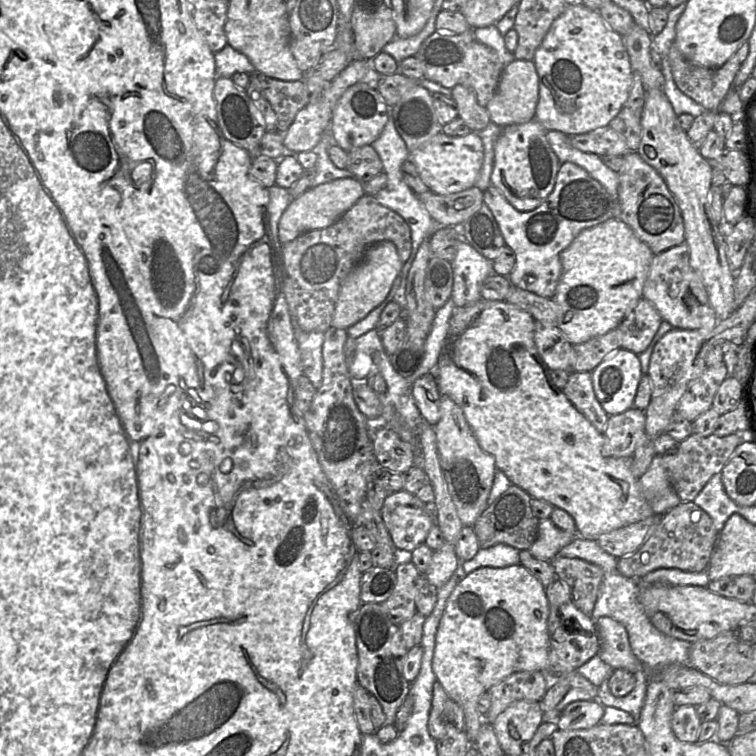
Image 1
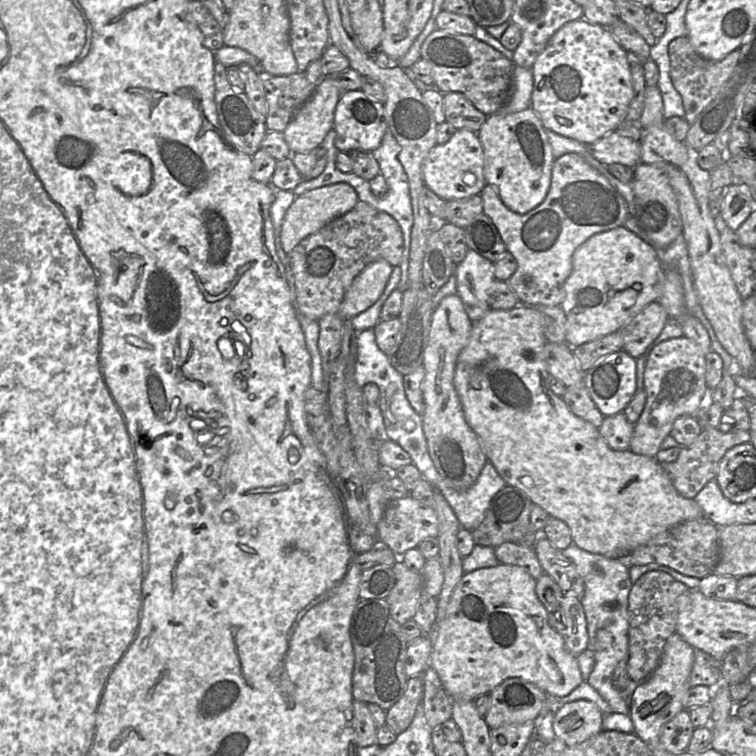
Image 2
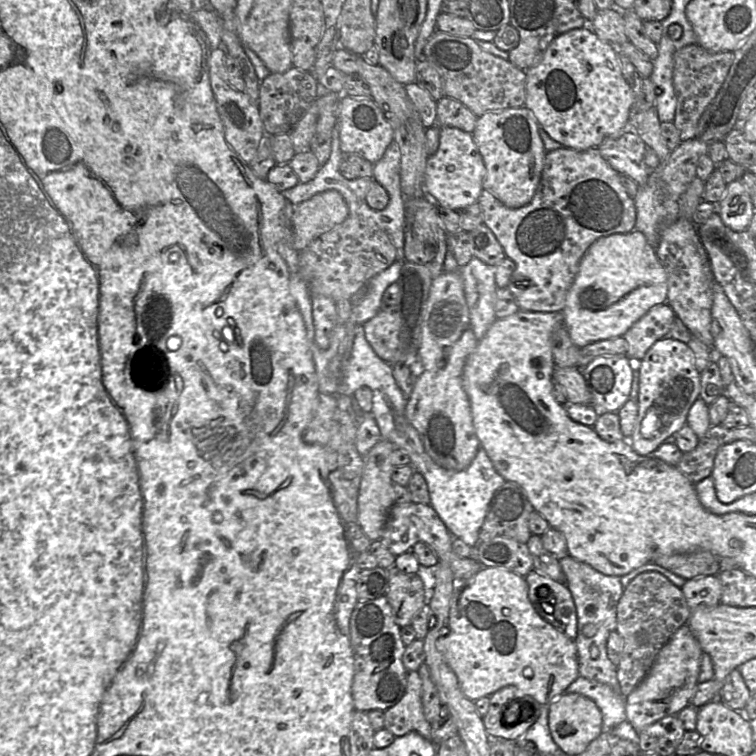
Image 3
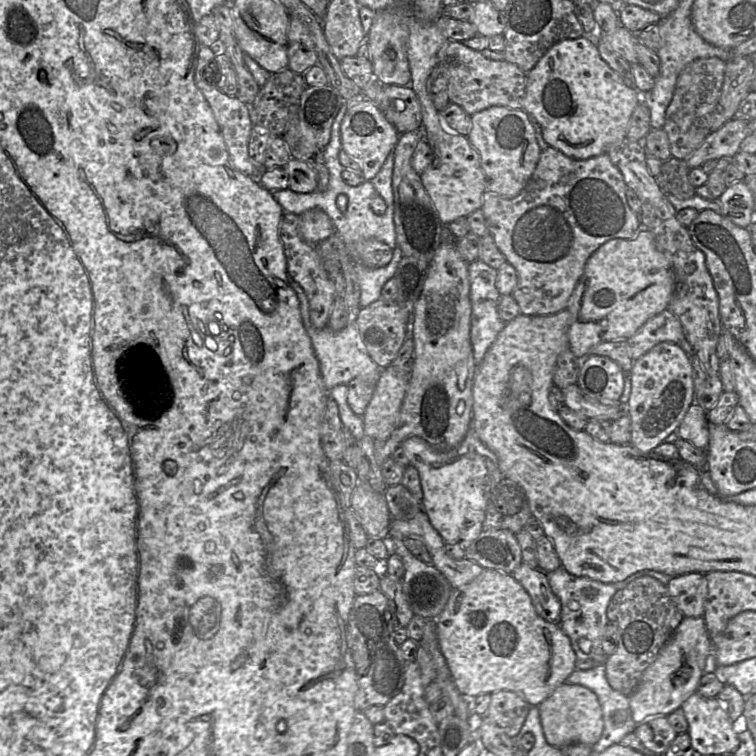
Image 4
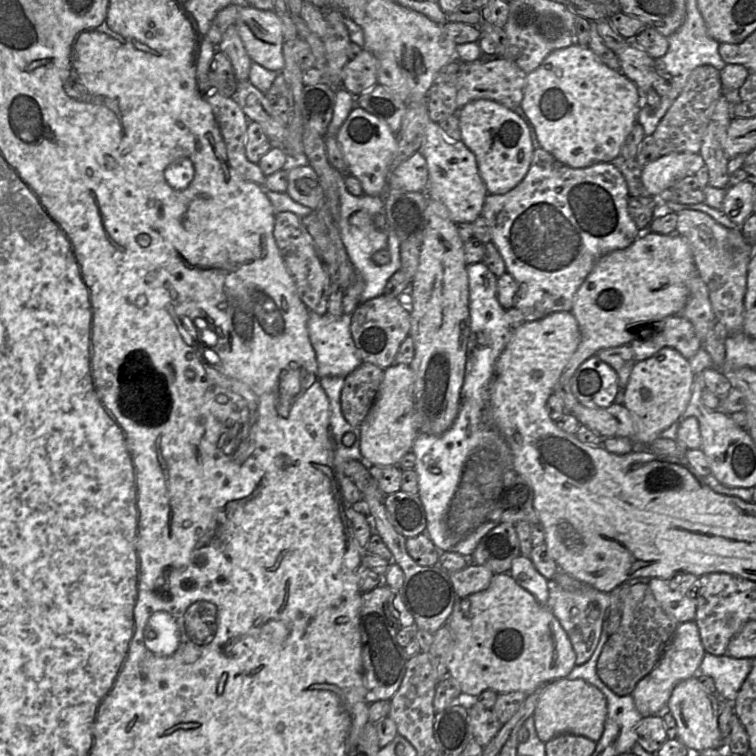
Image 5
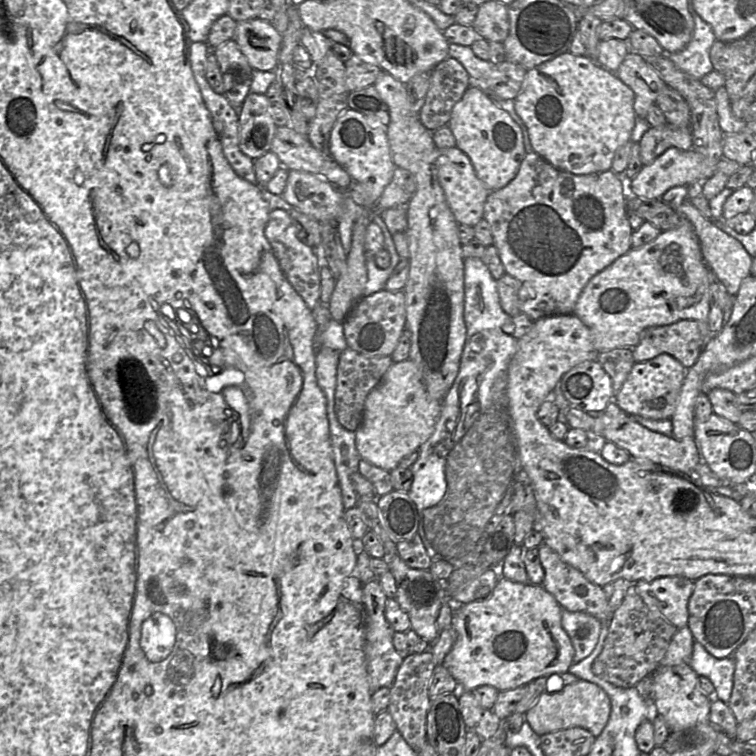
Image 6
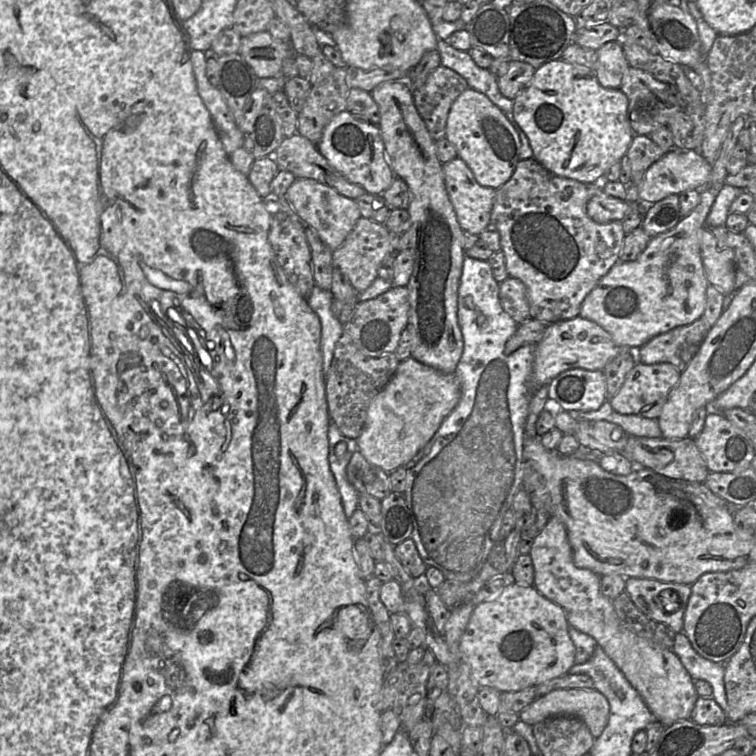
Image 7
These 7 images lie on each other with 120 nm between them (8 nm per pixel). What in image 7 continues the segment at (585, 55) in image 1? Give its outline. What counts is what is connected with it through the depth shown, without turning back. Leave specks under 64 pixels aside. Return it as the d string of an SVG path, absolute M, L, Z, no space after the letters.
M562 59L536 69L529 84L513 99L513 116L526 134L533 158L556 176L583 183L600 183L616 162L626 155L635 136L628 118L628 98L623 91L603 87L595 70Z

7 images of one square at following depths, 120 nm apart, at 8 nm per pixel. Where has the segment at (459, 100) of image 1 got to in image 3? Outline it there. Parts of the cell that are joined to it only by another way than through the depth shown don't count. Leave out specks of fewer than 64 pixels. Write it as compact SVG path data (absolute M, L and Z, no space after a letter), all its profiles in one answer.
M444 96L437 102L438 126L456 127L472 133L478 117L456 99Z

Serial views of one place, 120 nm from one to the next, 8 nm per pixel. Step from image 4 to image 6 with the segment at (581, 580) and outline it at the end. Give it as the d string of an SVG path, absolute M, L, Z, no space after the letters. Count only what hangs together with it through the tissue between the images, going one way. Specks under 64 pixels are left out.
M563 610L562 627L574 647L573 664L576 664L588 657L594 650L602 623L588 613Z

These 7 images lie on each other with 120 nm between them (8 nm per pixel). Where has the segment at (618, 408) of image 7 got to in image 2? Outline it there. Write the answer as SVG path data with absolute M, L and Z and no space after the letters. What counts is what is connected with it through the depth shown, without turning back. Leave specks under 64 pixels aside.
M686 336L670 338L656 344L650 351L644 371L644 409L634 425L629 450L655 458L664 439L670 435L673 423L682 415L695 416L706 402L706 355Z

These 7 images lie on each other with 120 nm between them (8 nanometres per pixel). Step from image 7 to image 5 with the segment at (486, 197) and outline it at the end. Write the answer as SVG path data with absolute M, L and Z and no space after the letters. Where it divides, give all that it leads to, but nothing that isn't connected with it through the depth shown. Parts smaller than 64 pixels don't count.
M429 121L425 129L424 142L419 150L428 166L429 199L441 202L447 208L452 221L473 223L482 215L484 201L488 195L481 179L475 155L462 141L451 141L444 135L439 123Z

